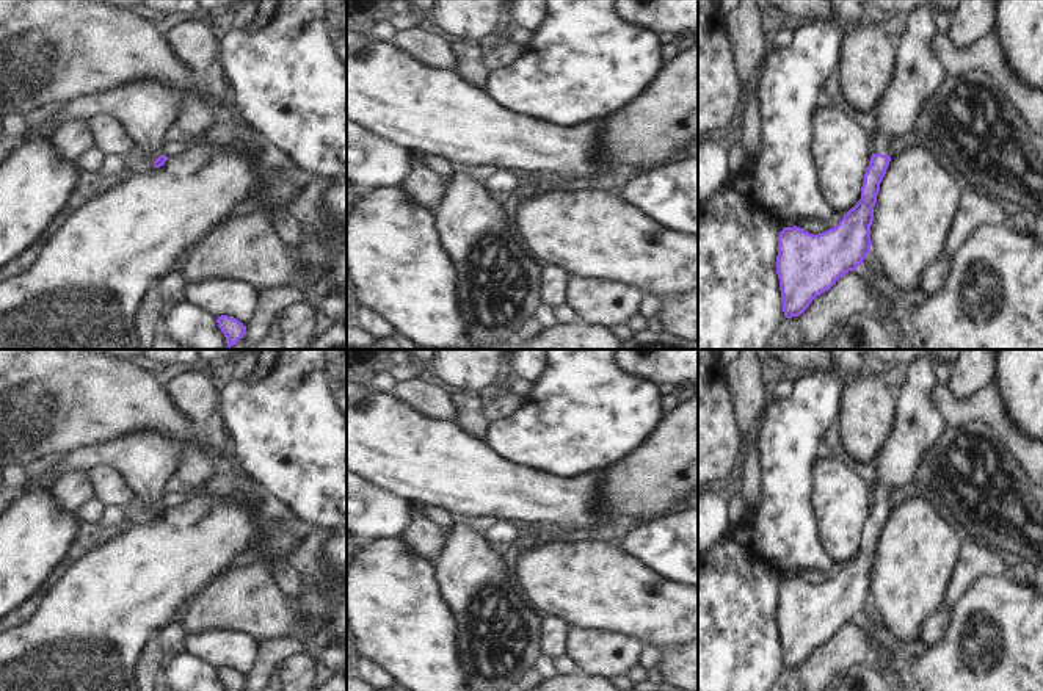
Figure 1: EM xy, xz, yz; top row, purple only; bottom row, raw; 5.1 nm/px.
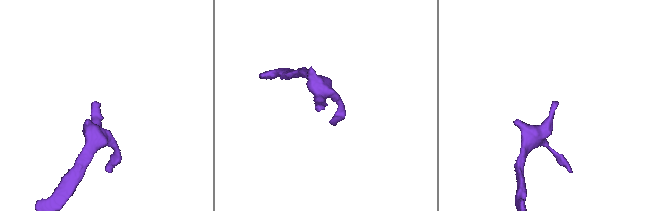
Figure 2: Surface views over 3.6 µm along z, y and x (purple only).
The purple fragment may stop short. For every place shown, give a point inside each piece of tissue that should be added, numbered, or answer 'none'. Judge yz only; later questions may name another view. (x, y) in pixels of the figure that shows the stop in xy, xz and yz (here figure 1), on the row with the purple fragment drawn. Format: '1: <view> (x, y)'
1: yz (918, 74).

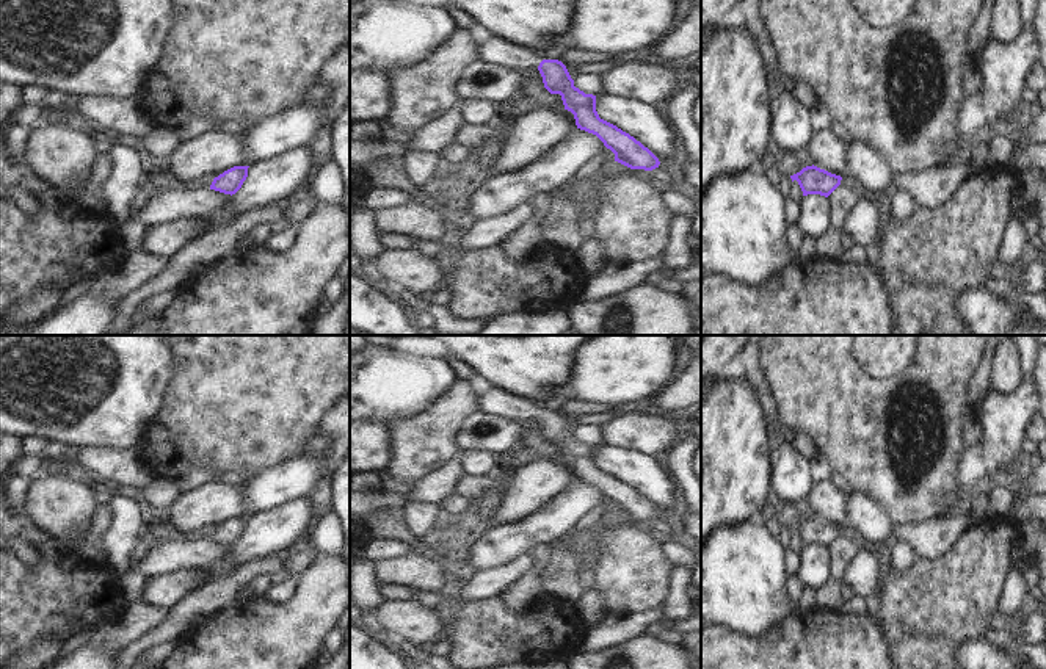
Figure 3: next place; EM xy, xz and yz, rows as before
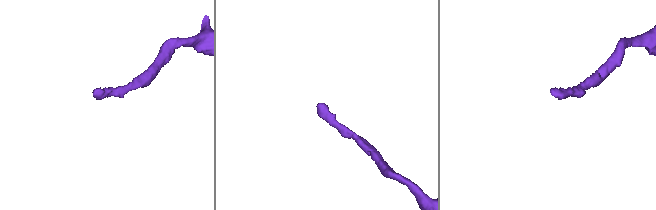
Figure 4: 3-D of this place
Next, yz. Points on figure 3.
none.

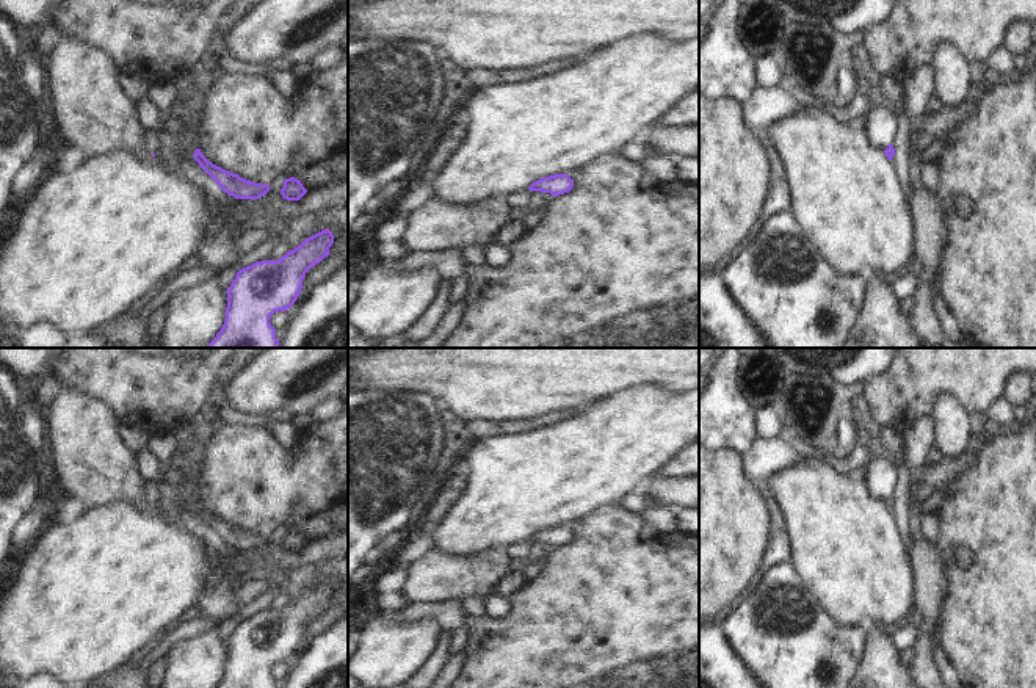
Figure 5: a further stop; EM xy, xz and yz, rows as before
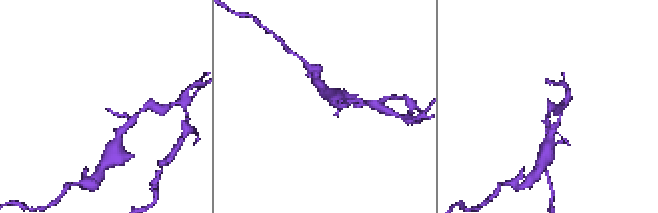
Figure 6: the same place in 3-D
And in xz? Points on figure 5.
none.

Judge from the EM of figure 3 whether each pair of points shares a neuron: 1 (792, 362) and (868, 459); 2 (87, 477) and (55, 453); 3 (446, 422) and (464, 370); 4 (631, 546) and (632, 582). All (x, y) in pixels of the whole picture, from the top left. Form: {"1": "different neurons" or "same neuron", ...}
{"1": "same neuron", "2": "same neuron", "3": "different neurons", "4": "same neuron"}

